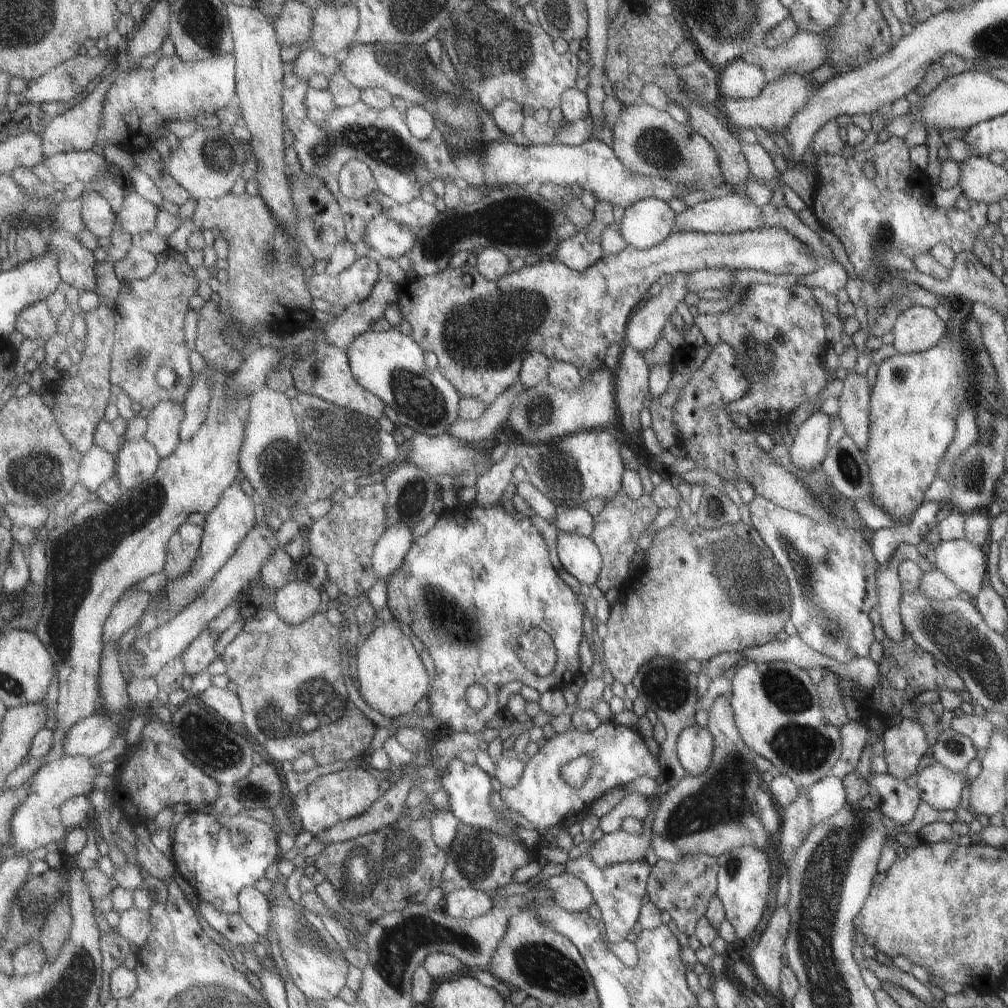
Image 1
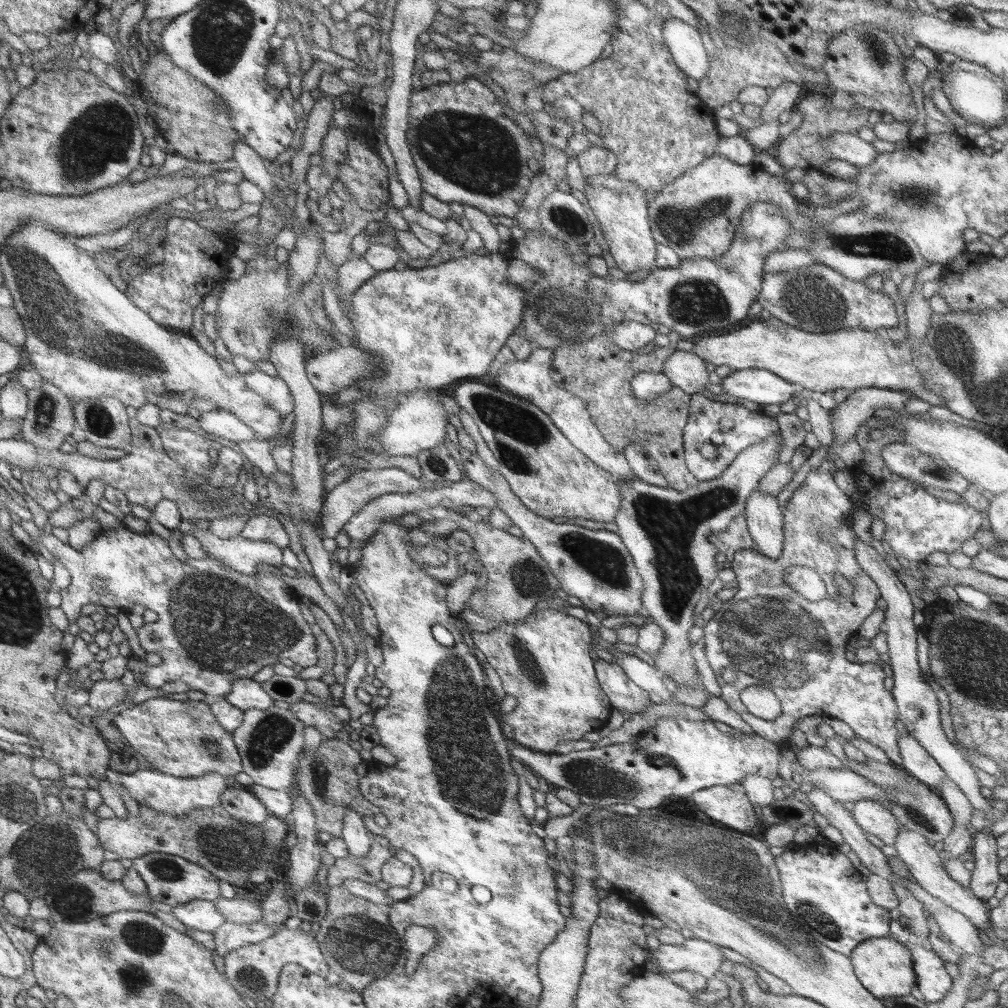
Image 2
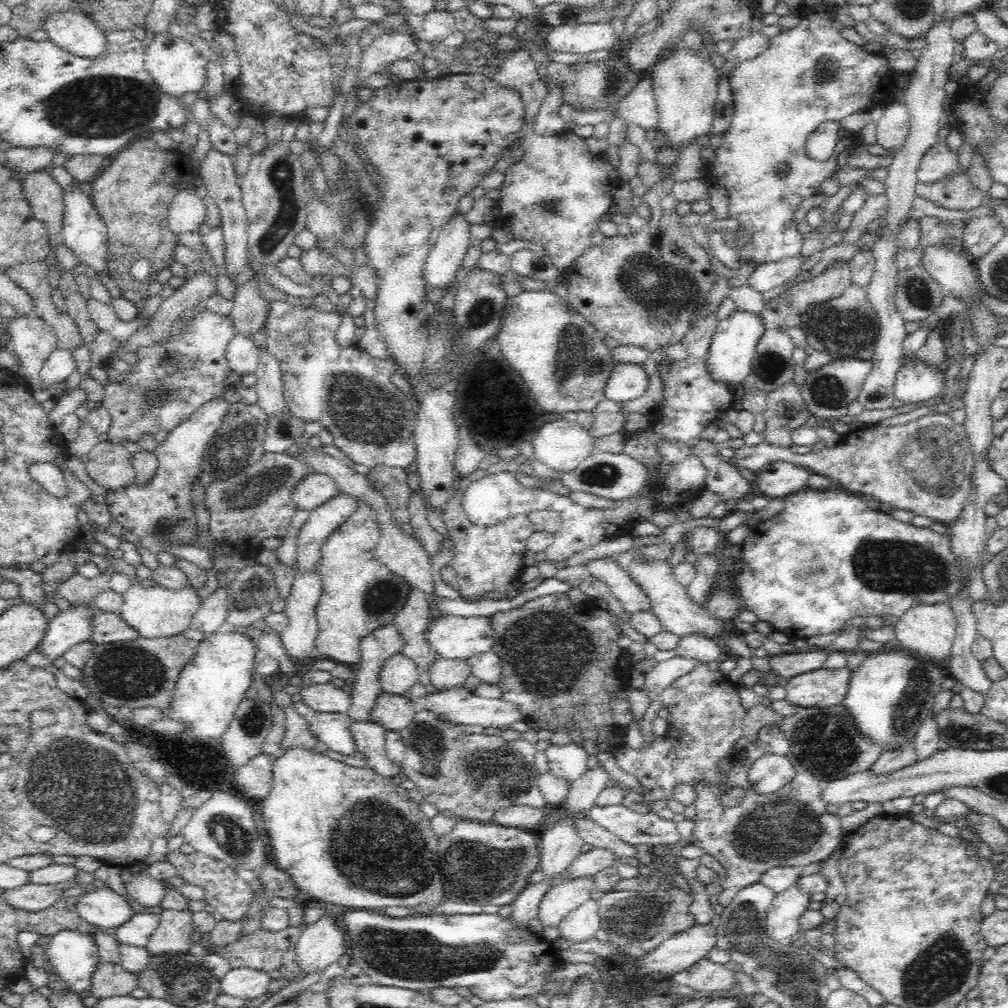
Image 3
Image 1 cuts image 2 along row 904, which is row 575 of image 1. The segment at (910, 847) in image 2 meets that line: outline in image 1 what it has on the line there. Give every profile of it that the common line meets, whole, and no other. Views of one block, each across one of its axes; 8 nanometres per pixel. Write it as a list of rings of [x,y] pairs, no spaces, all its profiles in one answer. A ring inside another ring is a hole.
[[[957,539],[951,541],[939,541],[933,550],[935,560],[931,564],[931,569],[939,570],[949,582],[957,586],[959,592],[965,592],[969,596],[974,596],[981,584],[986,580],[986,546],[973,546],[971,542],[967,544],[965,540]]]

